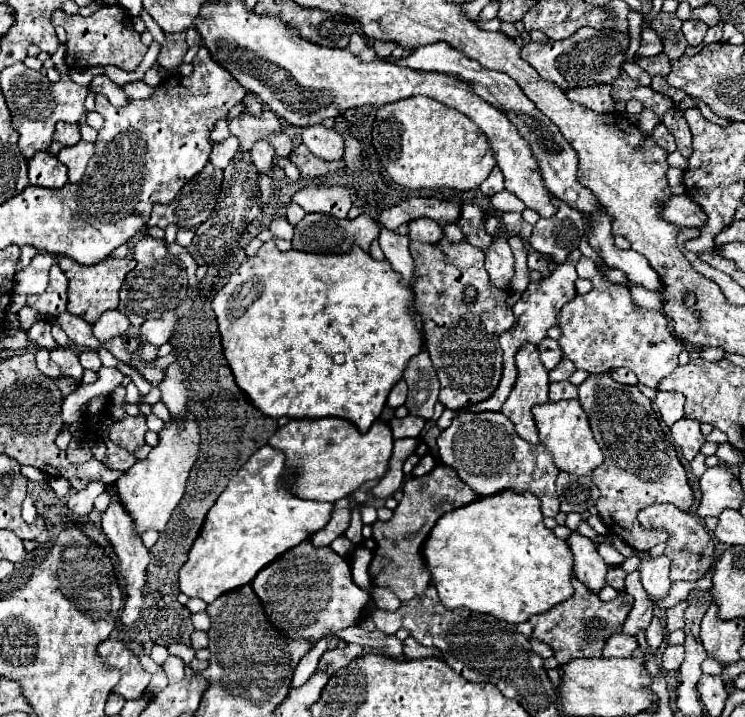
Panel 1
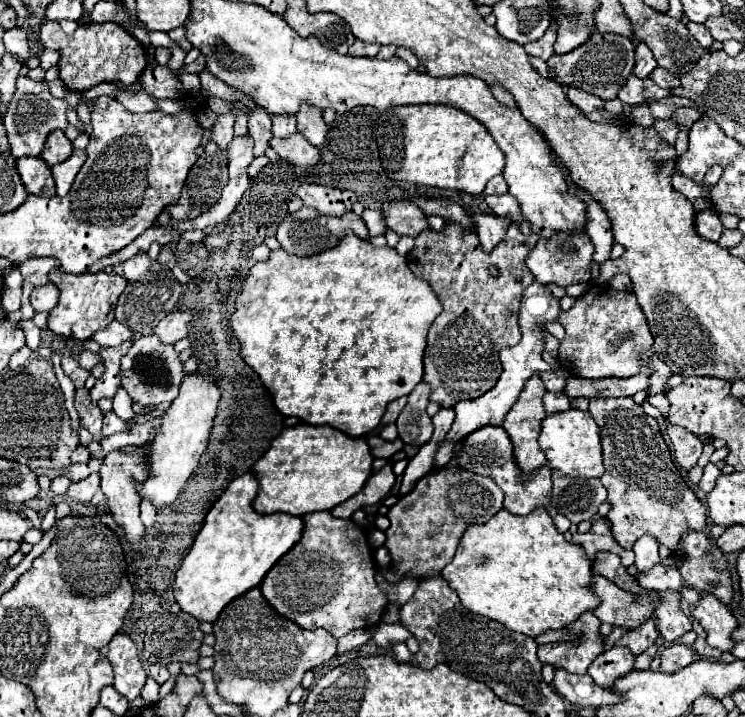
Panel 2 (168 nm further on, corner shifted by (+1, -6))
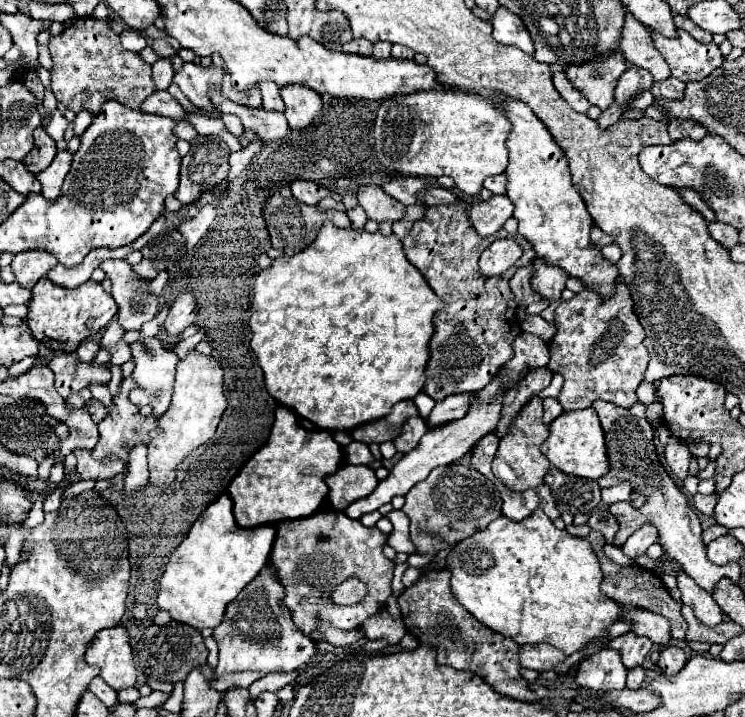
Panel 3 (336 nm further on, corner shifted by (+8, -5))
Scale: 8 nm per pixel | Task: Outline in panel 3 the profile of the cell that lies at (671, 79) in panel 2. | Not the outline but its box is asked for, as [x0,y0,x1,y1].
[651,77,685,99]

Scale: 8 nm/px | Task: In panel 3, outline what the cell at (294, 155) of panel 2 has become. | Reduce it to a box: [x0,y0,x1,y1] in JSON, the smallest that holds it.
[209,87,289,141]

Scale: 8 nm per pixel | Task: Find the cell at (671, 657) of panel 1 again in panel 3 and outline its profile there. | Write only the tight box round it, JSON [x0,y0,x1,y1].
[657,645,687,675]

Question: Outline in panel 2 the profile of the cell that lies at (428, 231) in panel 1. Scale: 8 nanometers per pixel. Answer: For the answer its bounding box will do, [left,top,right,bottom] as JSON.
[382,200,428,238]

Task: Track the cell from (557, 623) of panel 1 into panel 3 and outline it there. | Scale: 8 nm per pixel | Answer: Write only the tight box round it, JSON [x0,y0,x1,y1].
[519,643,565,671]

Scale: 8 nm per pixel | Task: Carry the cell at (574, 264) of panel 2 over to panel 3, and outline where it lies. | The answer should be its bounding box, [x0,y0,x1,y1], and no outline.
[531,259,569,301]

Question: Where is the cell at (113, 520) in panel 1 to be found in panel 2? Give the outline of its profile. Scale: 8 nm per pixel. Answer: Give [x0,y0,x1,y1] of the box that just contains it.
[100,446,146,548]

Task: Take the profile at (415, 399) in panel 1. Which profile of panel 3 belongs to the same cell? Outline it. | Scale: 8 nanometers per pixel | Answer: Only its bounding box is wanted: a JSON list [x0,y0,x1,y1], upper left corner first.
[395,417,427,453]

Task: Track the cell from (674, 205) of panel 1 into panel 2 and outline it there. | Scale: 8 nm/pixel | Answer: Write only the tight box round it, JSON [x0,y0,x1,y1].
[694,210,724,242]

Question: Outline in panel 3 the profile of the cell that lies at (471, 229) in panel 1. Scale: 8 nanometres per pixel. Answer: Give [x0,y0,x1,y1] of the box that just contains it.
[381,177,427,205]

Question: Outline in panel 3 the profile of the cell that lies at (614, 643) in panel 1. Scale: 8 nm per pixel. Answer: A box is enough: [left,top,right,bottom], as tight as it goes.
[573,649,627,691]

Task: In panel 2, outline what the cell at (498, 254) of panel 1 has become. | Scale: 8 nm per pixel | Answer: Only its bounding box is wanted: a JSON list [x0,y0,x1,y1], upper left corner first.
[470,212,512,252]

